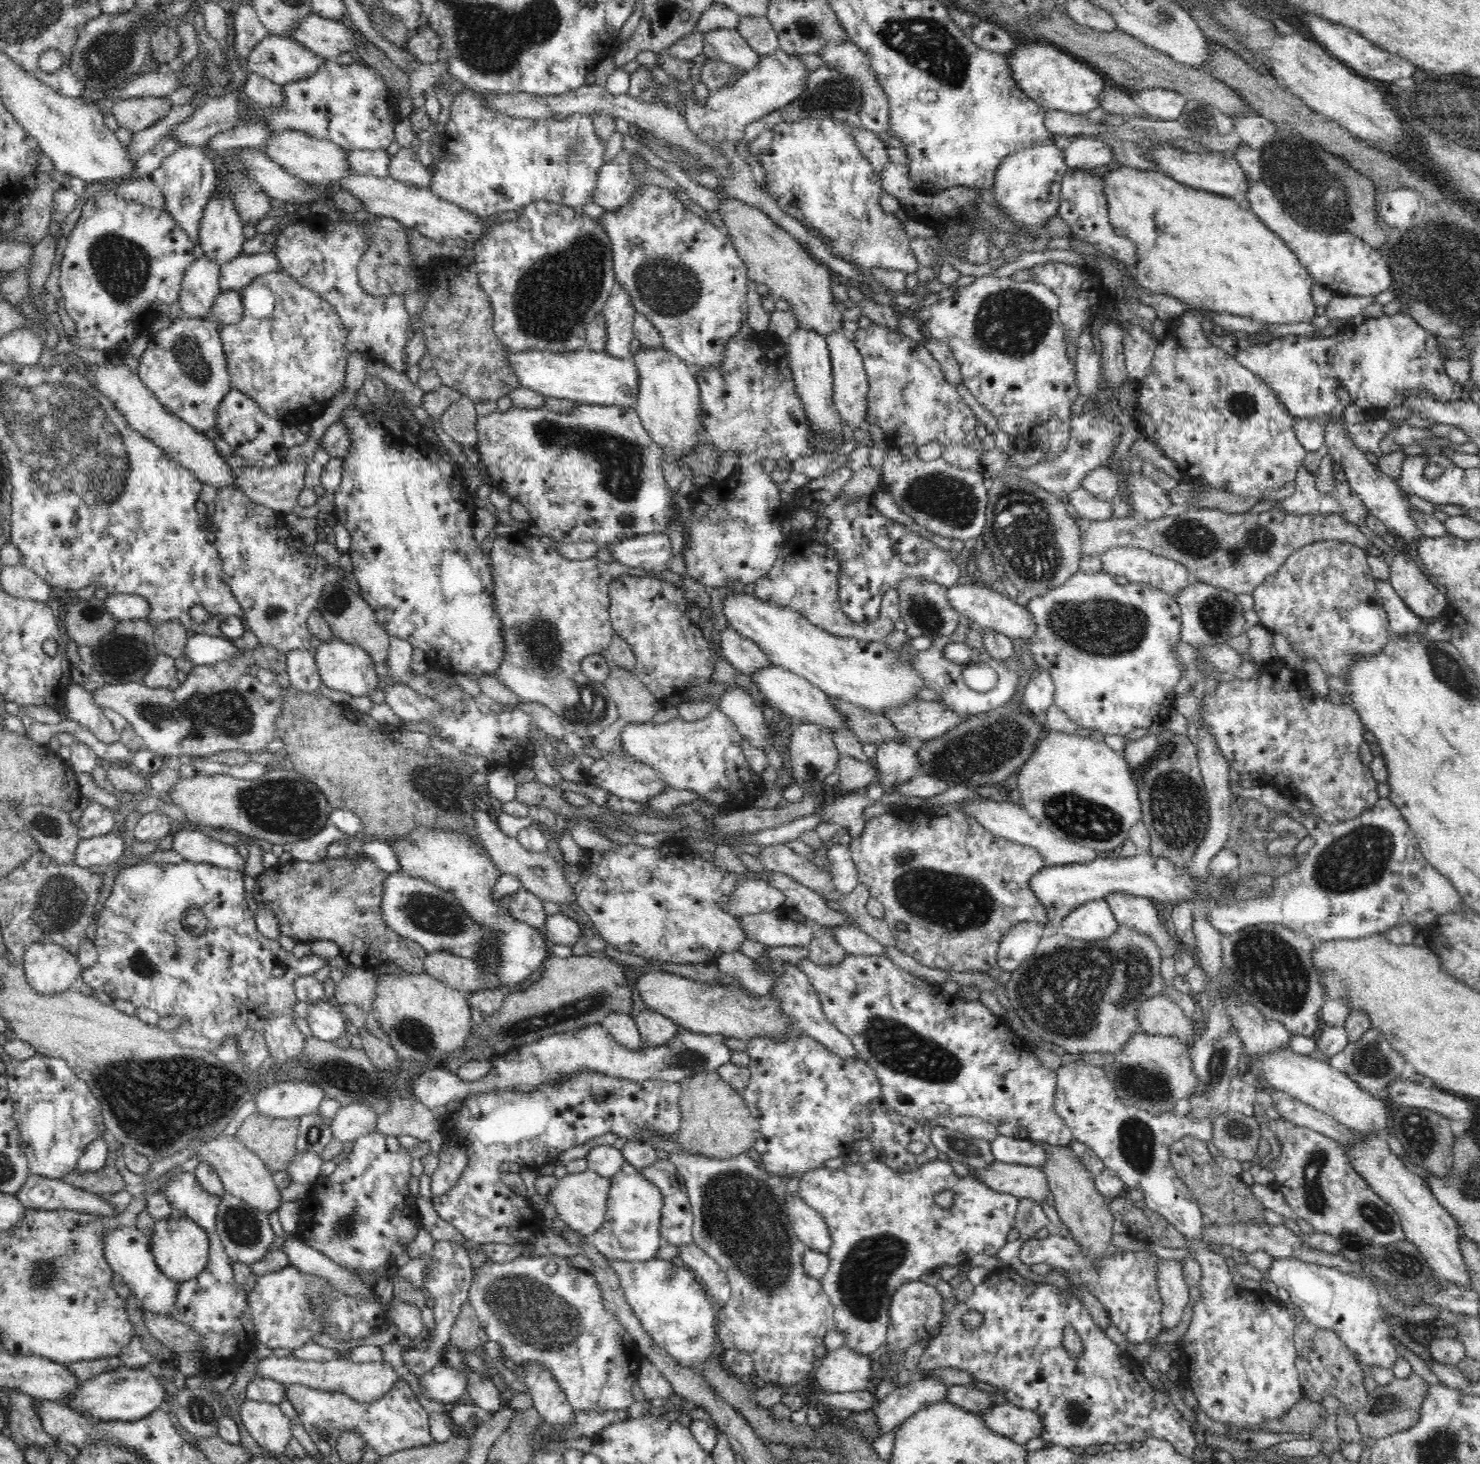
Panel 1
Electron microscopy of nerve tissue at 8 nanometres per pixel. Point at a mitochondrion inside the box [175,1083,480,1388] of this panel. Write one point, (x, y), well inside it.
(241, 1226)

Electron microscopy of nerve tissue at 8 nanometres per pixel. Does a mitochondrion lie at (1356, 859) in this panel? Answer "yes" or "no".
yes

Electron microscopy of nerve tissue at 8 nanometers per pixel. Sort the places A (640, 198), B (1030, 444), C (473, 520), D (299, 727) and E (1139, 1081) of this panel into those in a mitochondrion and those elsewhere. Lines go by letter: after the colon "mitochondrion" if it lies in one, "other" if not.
A: other
B: other
C: other
D: other
E: mitochondrion

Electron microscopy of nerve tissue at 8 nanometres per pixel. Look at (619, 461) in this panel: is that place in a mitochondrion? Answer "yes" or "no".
yes

